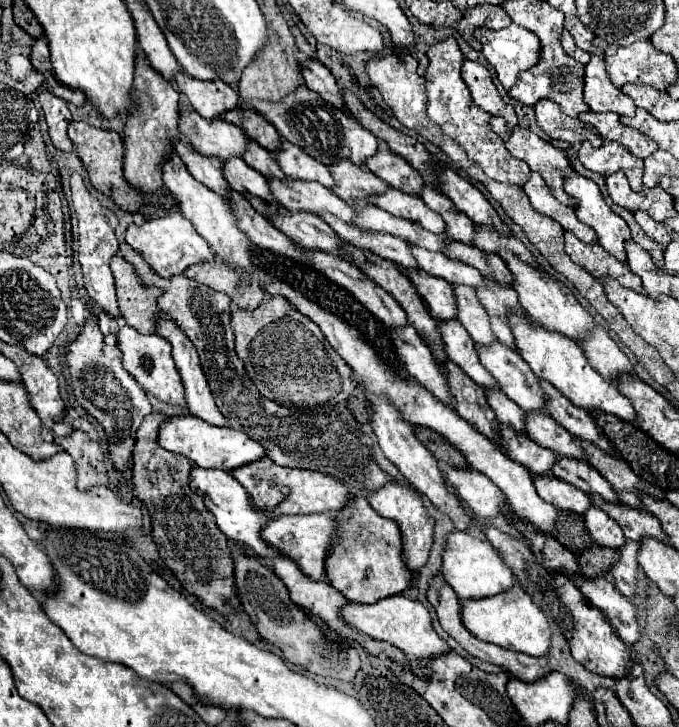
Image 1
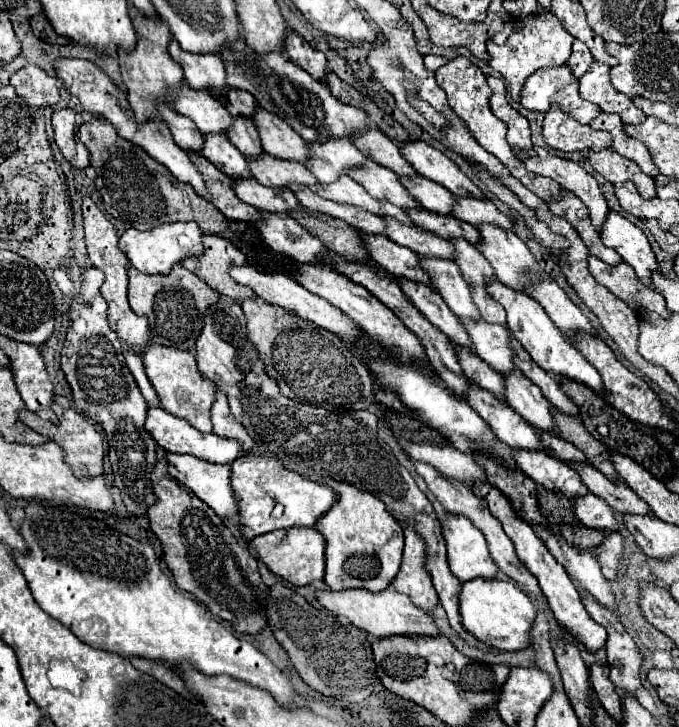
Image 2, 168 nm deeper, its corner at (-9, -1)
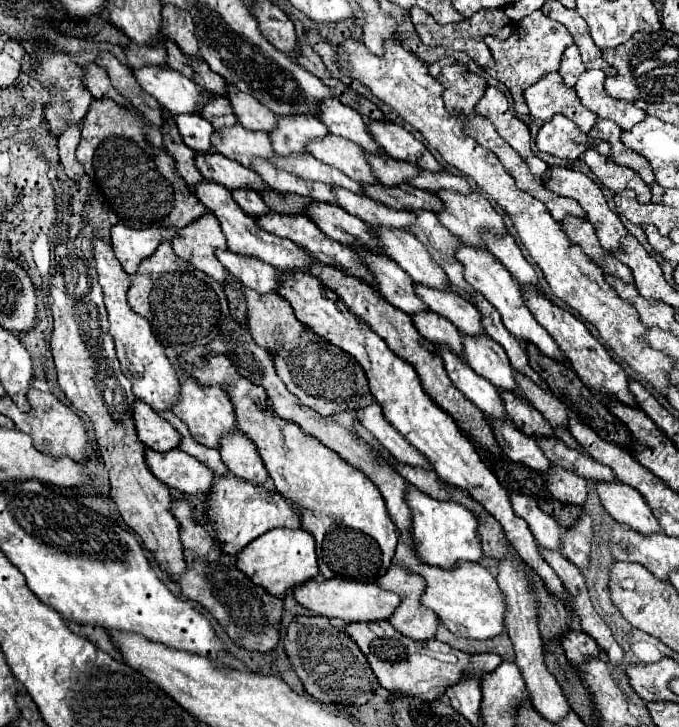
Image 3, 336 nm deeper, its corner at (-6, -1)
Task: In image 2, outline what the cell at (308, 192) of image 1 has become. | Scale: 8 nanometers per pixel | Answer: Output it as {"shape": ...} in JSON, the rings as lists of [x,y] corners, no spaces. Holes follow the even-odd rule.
{"shape":[[[263,153],[263,159],[247,159],[251,165],[251,175],[267,187],[289,187],[291,183],[299,183],[311,187],[319,183],[315,175],[303,163],[287,163],[287,159],[271,159]]]}

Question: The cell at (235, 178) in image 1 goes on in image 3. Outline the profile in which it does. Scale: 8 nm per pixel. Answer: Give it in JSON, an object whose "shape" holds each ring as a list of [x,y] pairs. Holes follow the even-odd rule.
{"shape":[[[178,115],[176,125],[184,143],[188,143],[188,147],[192,147],[196,153],[216,153],[212,143],[214,127],[202,115]]]}

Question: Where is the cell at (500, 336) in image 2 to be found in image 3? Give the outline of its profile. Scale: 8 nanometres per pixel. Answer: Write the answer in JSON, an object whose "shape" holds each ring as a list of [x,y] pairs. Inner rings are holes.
{"shape":[[[416,285],[416,291],[420,291],[420,297],[424,299],[424,303],[428,303],[428,307],[432,307],[434,313],[454,323],[462,335],[468,337],[484,335],[480,313],[464,297],[456,293],[448,295],[446,291],[432,291],[430,287],[420,287],[420,285]]]}

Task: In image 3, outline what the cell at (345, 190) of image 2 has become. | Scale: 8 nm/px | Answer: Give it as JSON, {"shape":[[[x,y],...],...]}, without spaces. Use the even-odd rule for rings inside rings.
{"shape":[[[312,155],[280,157],[280,159],[276,159],[276,167],[284,169],[300,179],[306,179],[306,181],[320,181],[320,183],[330,185],[330,187],[344,187],[344,189],[350,189],[358,195],[364,195],[364,189],[360,187],[360,183],[356,183],[354,179],[344,175],[342,171],[320,163]]]}

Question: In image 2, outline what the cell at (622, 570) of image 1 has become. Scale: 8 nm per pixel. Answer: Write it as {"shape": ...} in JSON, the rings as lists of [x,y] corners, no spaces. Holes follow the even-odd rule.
{"shape":[[[603,531],[605,539],[603,543],[593,551],[595,559],[601,565],[601,571],[607,579],[617,577],[617,565],[623,555],[623,537],[617,531]]]}

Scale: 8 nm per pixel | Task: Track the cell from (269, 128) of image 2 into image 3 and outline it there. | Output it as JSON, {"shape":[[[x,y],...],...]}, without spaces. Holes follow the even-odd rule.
{"shape":[[[228,85],[228,99],[242,127],[262,133],[272,133],[278,127],[278,117],[272,115],[272,111],[264,109],[262,103],[258,103],[252,95],[236,91],[236,87]]]}

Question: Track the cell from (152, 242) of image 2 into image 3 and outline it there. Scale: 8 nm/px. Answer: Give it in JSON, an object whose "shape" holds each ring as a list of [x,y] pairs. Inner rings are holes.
{"shape":[[[114,225],[112,227],[112,249],[114,255],[118,257],[120,265],[128,275],[136,273],[136,267],[140,261],[148,259],[152,251],[162,241],[172,241],[176,237],[176,229],[130,229],[126,225]]]}

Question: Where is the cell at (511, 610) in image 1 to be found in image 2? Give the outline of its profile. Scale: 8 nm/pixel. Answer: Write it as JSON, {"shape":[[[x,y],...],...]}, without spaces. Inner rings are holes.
{"shape":[[[473,579],[471,583],[463,583],[459,591],[459,613],[465,631],[487,647],[501,651],[529,647],[529,629],[537,617],[535,603],[531,603],[531,599],[515,583],[497,579]]]}

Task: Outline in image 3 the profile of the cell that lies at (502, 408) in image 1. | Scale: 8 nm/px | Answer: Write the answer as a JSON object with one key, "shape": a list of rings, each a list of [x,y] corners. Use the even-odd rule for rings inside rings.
{"shape":[[[436,313],[432,315],[412,315],[412,321],[416,323],[416,329],[420,335],[424,335],[430,343],[452,347],[452,353],[456,353],[460,359],[464,359],[464,339],[448,319],[438,317]]]}

